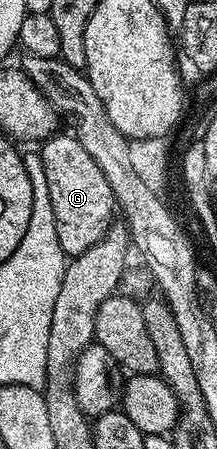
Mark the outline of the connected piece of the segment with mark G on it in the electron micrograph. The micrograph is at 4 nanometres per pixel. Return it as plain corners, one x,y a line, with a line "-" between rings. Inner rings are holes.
56,133
42,144
41,154
45,165
45,181
49,181
49,201
53,201
53,217
57,221
57,241
61,241
64,256
74,257
85,253
113,222
111,214
116,213
115,194
105,181
105,173
85,153
85,145
74,134

